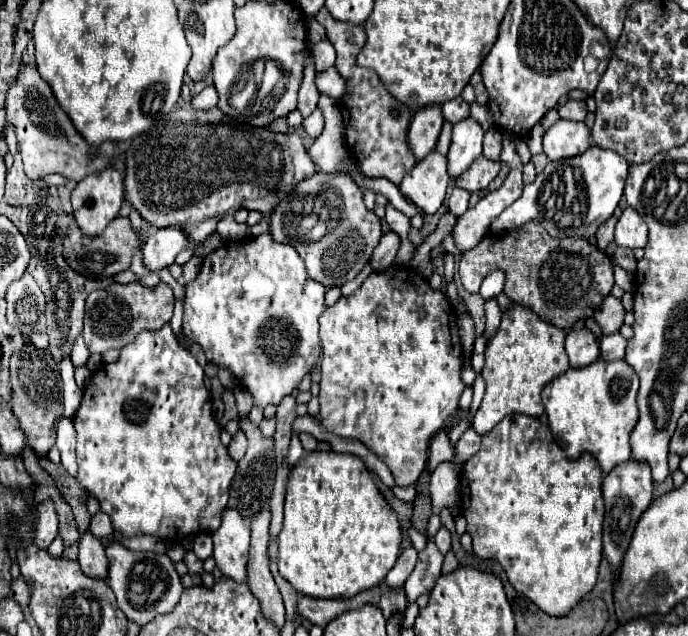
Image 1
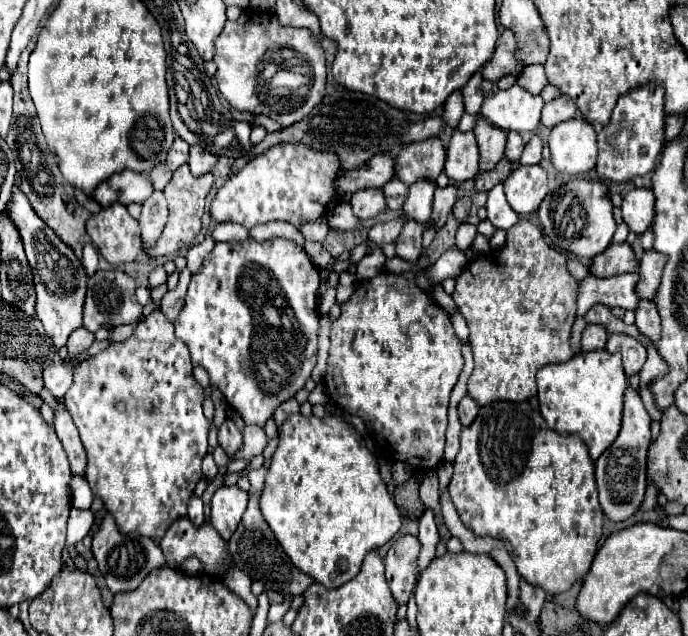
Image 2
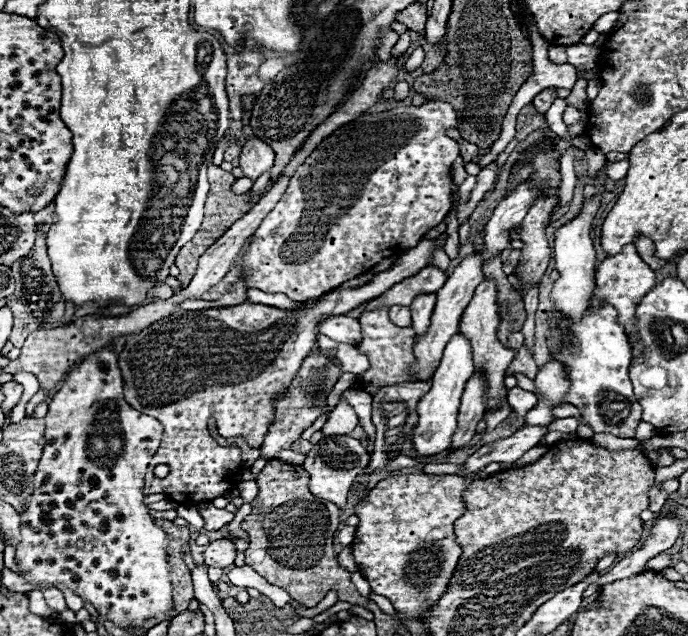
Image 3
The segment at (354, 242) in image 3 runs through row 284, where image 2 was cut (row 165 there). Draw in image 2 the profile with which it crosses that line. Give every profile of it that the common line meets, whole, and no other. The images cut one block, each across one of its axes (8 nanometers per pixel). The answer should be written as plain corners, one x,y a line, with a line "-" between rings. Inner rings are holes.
278,144
256,156
216,192
210,216
216,222
236,222
246,228
274,220
284,220
300,228
302,220
314,220
334,210
338,204
334,178
340,170
342,166
334,154
316,152
300,144

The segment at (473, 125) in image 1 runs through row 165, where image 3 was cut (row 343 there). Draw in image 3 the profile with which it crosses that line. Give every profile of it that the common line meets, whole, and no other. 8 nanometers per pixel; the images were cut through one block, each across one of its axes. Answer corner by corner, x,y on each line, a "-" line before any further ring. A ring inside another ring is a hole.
454,334
450,342
446,344
444,356
440,360
440,366
436,368
432,376
432,388
420,398
418,402
418,424
414,428
414,448
418,456
432,456
438,452
444,452
452,444
452,436
456,432
458,424
458,406
464,392
464,384
474,374
474,362
472,362
472,346
470,340
462,334

